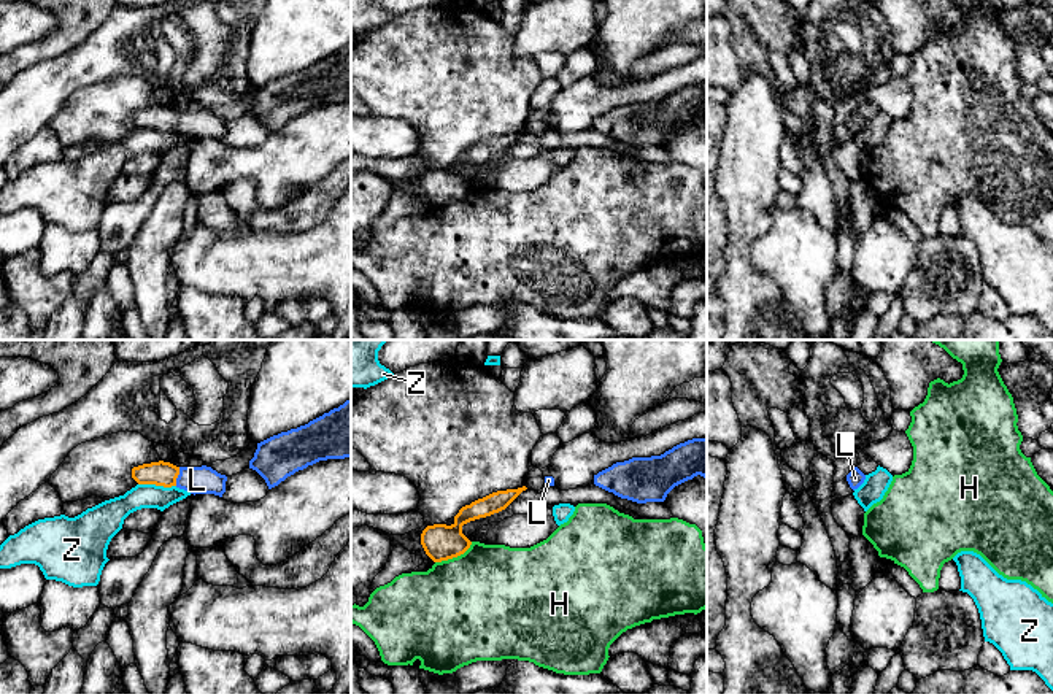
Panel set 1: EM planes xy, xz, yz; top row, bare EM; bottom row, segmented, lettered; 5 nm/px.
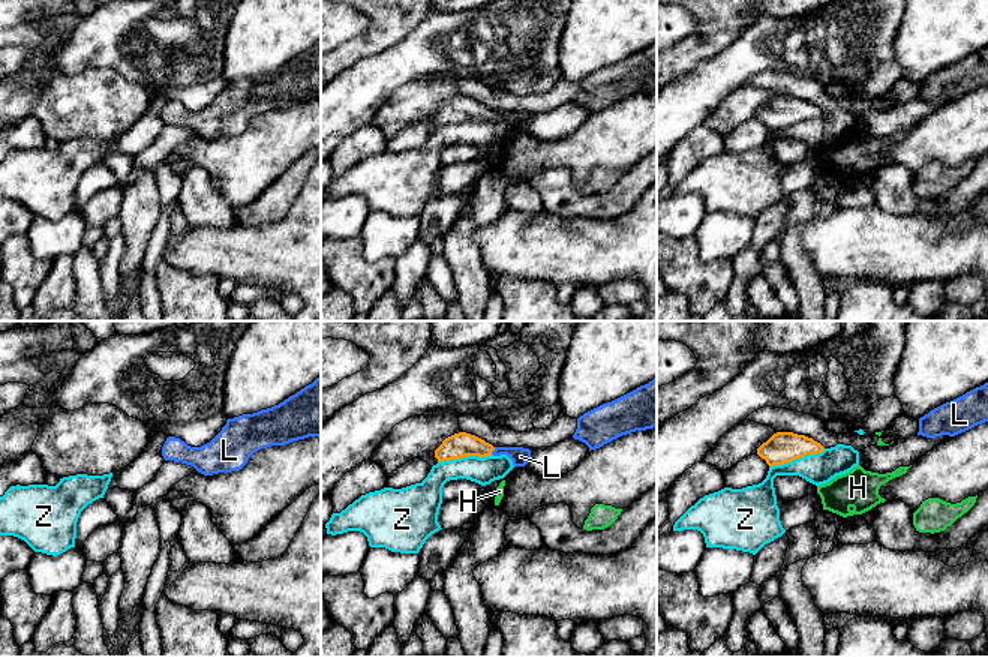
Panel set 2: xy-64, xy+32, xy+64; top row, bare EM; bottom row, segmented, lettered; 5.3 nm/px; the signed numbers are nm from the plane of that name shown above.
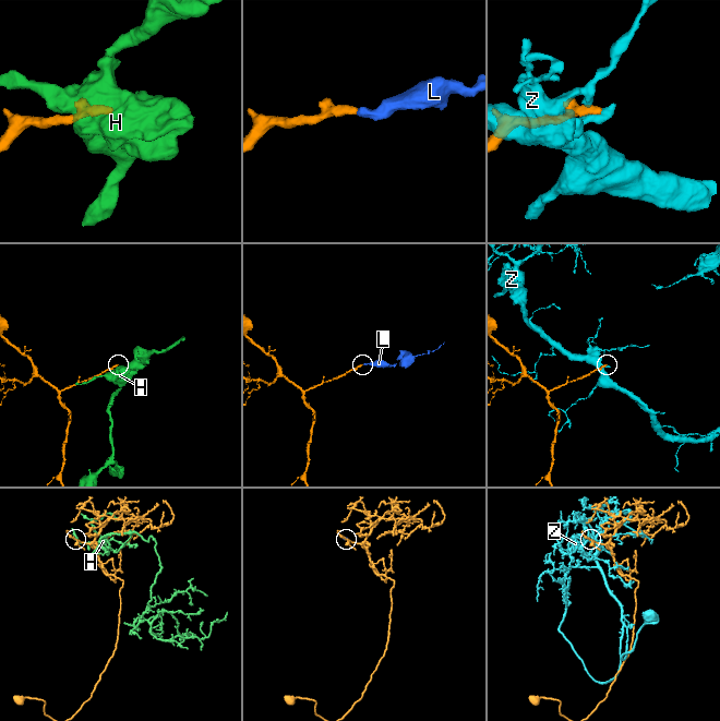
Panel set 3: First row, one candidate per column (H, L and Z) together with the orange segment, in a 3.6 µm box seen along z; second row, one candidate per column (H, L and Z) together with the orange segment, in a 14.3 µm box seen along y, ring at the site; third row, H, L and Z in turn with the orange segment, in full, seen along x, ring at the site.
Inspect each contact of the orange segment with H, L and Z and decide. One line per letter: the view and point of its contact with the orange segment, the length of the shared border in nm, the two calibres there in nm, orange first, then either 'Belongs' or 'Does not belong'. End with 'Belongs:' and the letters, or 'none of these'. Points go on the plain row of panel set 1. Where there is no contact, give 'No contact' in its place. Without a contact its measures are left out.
H: Touches orange at xz (455, 200). Shared border 220 nm. Thickness 190 nm (orange) against 500 nm. Does not belong
L: Touches orange at xy (177, 121). Shared border 100 nm. Thickness 130 nm (orange) against 140 nm. Belongs
Z: Touches orange at xy (158, 129). Shared border 190 nm. Thickness 130 nm (orange) against 130 nm. Does not belong
Belongs: L

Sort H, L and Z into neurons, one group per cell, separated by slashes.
H / L / Z

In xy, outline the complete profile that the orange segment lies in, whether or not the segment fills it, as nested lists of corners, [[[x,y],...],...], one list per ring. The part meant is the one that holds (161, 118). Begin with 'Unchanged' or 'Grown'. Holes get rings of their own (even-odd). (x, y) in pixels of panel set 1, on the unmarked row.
Grown. [[[151,106],[132,113],[132,122],[138,129],[176,130],[191,138],[214,138],[222,141],[227,121],[211,111],[176,111],[170,106]]]

